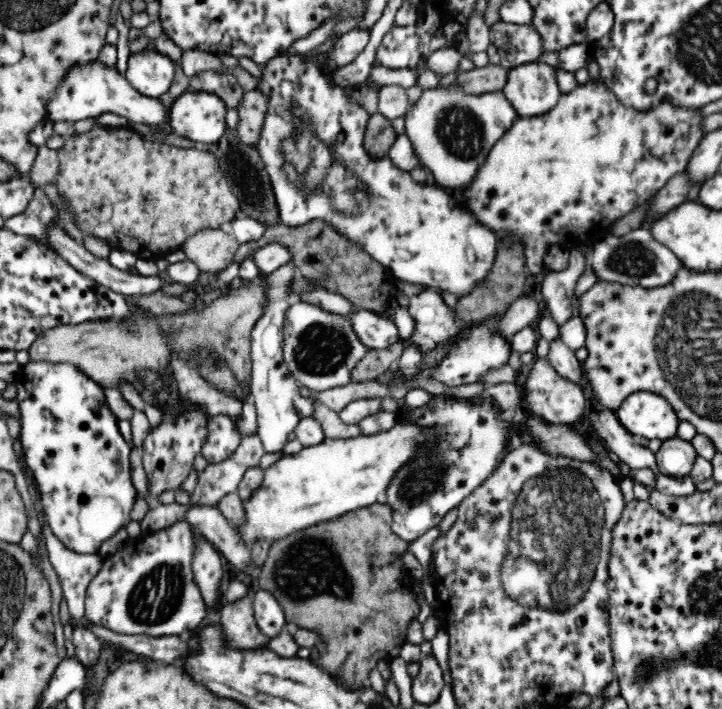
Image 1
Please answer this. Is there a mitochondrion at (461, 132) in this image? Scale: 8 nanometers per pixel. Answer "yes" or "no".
yes

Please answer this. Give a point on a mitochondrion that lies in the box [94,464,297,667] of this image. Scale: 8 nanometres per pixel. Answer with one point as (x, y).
(162, 592)

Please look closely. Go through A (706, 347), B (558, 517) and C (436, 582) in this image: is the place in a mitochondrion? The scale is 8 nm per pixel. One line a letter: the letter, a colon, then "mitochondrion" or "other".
A: mitochondrion
B: mitochondrion
C: other

